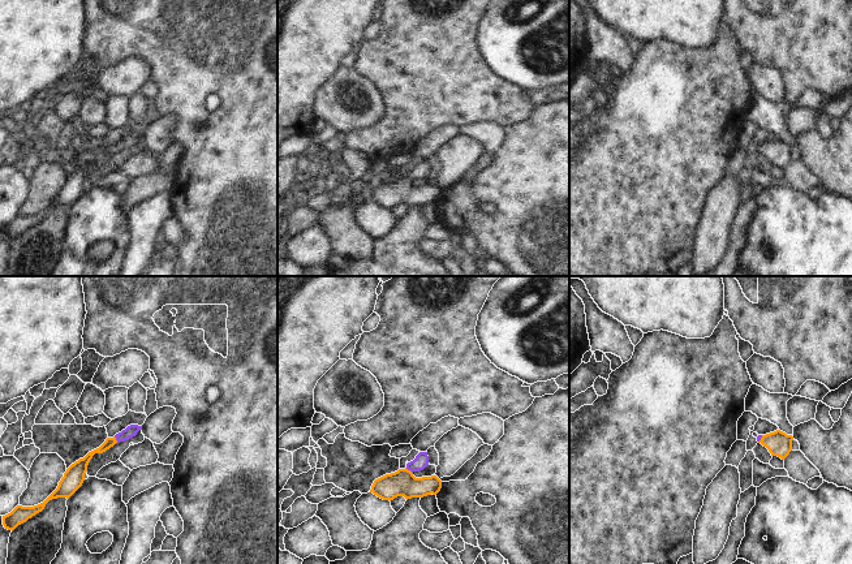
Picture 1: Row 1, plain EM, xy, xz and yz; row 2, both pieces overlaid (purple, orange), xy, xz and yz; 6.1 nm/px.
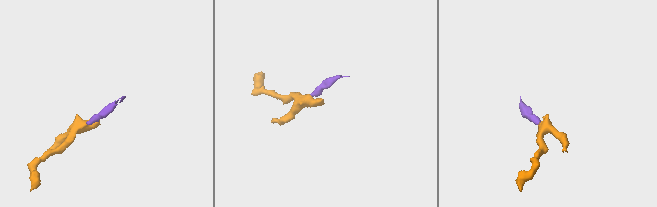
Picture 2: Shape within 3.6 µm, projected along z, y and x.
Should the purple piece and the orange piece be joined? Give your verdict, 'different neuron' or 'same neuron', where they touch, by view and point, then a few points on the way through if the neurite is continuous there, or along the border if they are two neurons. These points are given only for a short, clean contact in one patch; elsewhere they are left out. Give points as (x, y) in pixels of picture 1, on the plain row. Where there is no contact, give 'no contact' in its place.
same neuron | xz (409, 177) | across xz (421, 169), (409, 177), (403, 190)

